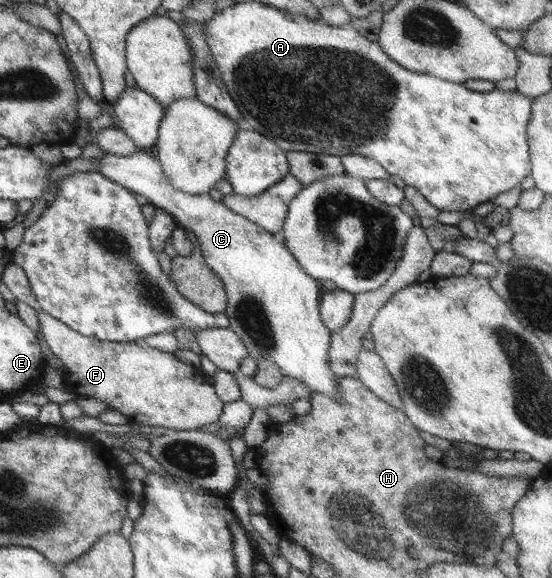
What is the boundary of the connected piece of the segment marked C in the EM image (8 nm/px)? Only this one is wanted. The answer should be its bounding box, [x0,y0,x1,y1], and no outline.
[99,150,339,398]

